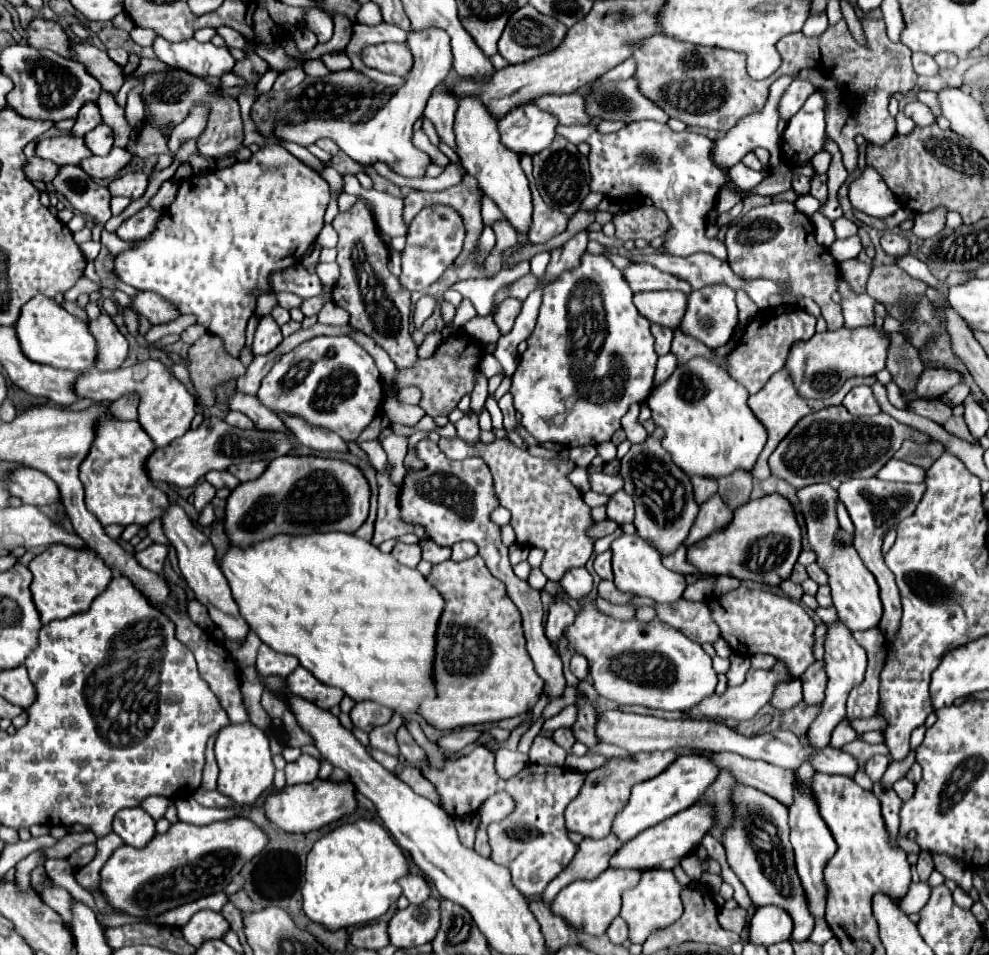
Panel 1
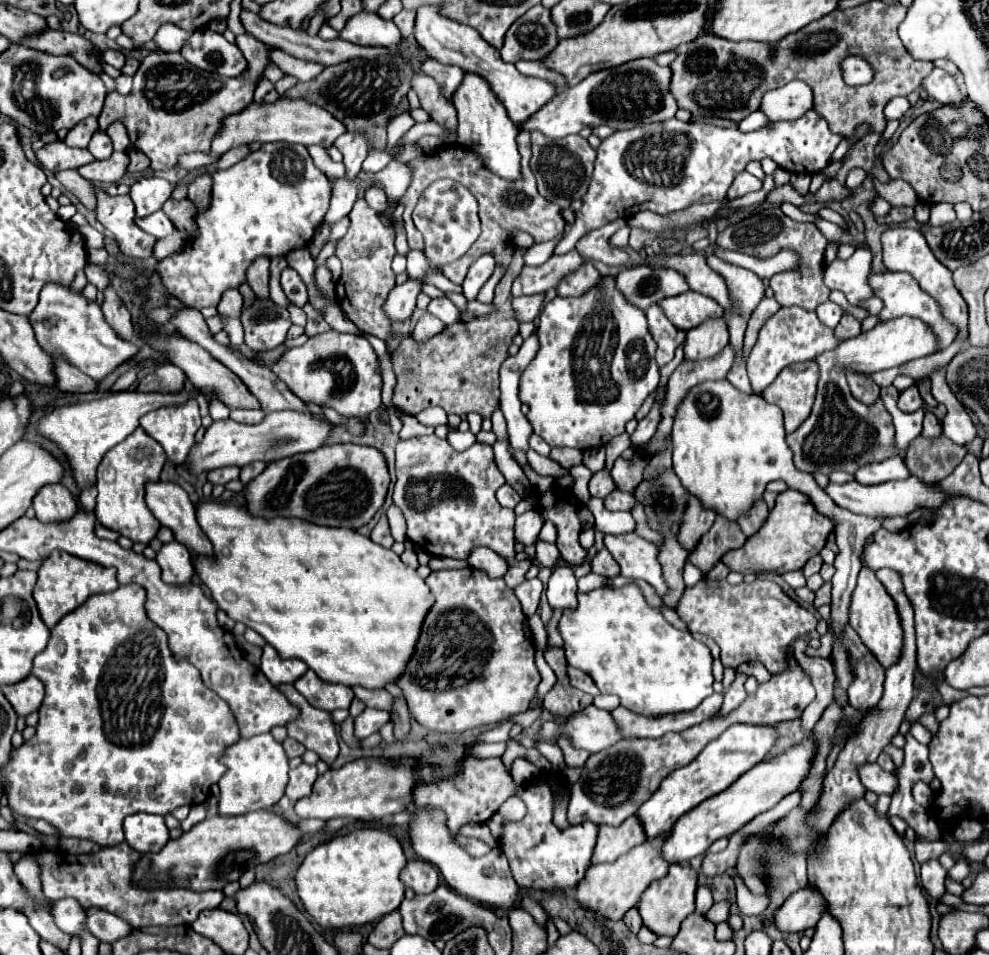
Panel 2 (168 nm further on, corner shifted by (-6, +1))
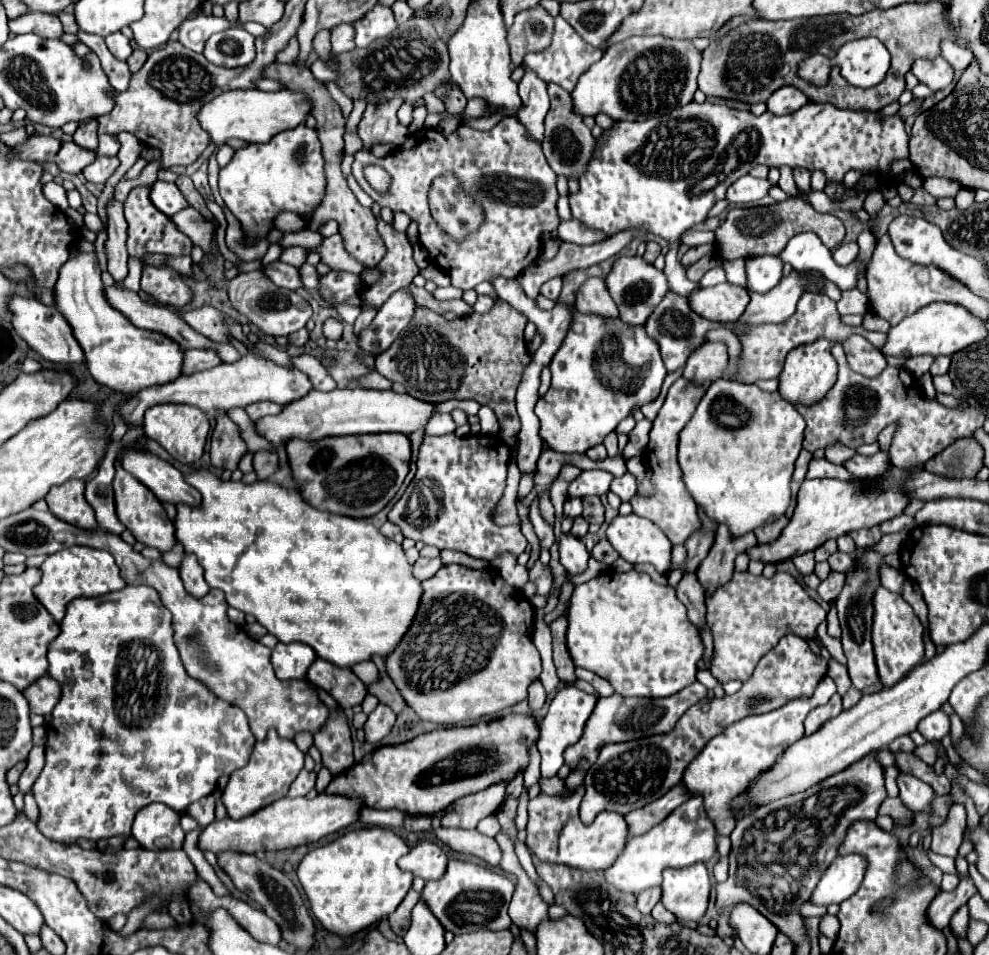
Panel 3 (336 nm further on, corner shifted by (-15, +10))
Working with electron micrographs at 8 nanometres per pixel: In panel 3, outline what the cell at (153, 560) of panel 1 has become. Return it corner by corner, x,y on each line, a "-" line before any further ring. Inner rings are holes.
191,554
183,556
183,562
179,566
179,574
185,584
185,590
191,596
201,598
209,592
209,584
203,580
203,568
199,568
199,562
195,560
195,556
191,556

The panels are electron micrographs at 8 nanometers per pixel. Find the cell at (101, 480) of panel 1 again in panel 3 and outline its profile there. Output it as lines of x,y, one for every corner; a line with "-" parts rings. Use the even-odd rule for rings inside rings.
143,436
137,442
129,442
117,454
117,460
115,460
115,478
113,478
115,508
117,508
119,520
125,524
127,530
131,530
131,534
139,542
143,542
145,546
159,548
161,552
167,552
175,544
175,528
173,528
173,522
167,518
167,512
165,512
163,504
149,492
149,488
143,482
139,482
135,476
131,476
127,470
123,470
123,466
121,466
123,452
127,452
127,450
145,450
145,440
149,440
149,438

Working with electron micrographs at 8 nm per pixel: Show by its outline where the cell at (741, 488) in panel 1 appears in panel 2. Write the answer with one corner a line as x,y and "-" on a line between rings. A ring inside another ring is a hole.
758,501
756,507
752,507
752,511
750,511
748,517
740,517
738,519
738,525
740,525
740,529
742,529
742,533
746,537
752,537
764,525
766,517
768,517
768,507
766,507
764,501

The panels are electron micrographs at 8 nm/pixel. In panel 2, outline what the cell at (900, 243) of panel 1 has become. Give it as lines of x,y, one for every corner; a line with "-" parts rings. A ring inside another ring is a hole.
888,227
882,233
882,251
884,251
884,265
888,271
906,271
914,275
914,279
920,283
920,287
930,293
942,307
942,313
946,319
954,321
954,325
960,329
958,337
966,337
966,317
968,317
968,307
958,289
954,289
952,281
952,271
942,265
934,253
930,253
930,247
926,245
926,239
918,229
912,227

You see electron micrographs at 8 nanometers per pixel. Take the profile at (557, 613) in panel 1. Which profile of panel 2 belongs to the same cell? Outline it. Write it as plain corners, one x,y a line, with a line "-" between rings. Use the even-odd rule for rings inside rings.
556,565
550,581
548,581
548,601
554,609
568,609
576,607
576,577
570,565

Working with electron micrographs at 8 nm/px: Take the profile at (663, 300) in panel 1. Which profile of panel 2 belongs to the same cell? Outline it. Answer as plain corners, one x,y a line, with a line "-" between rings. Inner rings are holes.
694,291
664,299
658,305
664,309
664,315
682,331
690,331
708,319
724,315
724,309
714,299

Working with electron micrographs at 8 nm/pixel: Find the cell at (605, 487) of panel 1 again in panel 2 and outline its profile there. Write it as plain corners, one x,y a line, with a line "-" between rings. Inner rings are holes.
602,469
602,471
598,471
598,473
592,475
592,479
590,479
590,483
588,483
588,489
590,489
590,495
592,495
592,497
604,499
610,491
616,489
616,485
614,485
610,473
608,473
606,469

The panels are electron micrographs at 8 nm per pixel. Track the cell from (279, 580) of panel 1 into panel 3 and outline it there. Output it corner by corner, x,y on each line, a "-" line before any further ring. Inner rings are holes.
199,470
195,474
187,474
185,480
195,486
203,500
201,500
201,508
191,508
191,506
177,506
177,518
175,518
175,538
183,544
185,552
193,552
199,560
199,564
205,570
205,580
211,588
219,588
225,592
225,598
229,602
229,606
243,610
245,614
253,614
255,620
265,626
269,630
269,634
277,636
281,642
289,644
289,642
303,642
307,646
311,646
319,658
339,666
339,668
353,668
359,662
371,660
373,656
389,656
395,646
401,642
401,638
405,636
405,632
409,630
421,596
423,596
423,586
421,582
413,576
413,568
405,558
403,546
385,538
371,522
365,520
357,520
357,518
347,518
347,516
339,516
339,514
331,514
325,510
317,510
311,504
303,502
299,492
293,488
283,488
279,484
273,482
261,482
257,480
255,484
243,484
243,482
221,482
217,476
209,474
207,470

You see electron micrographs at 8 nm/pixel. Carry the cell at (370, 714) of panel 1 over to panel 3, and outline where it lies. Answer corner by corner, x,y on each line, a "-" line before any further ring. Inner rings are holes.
377,704
377,708
369,714
369,718
363,726
367,742
377,744
379,740
383,740
391,732
395,718
397,718
395,712
391,712
391,708
387,704

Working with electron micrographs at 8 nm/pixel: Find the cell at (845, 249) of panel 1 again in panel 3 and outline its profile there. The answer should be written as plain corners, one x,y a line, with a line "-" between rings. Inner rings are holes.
847,243
846,245
841,245
833,252
833,259
837,264
841,266
847,266
855,260
859,251
858,244
854,243

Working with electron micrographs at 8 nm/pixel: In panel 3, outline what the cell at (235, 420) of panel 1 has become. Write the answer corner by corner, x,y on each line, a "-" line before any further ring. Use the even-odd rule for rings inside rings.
253,402
245,408
245,412
249,414
251,420
259,420
263,416
269,416
269,414
277,414
281,412
281,406
275,404
275,402

